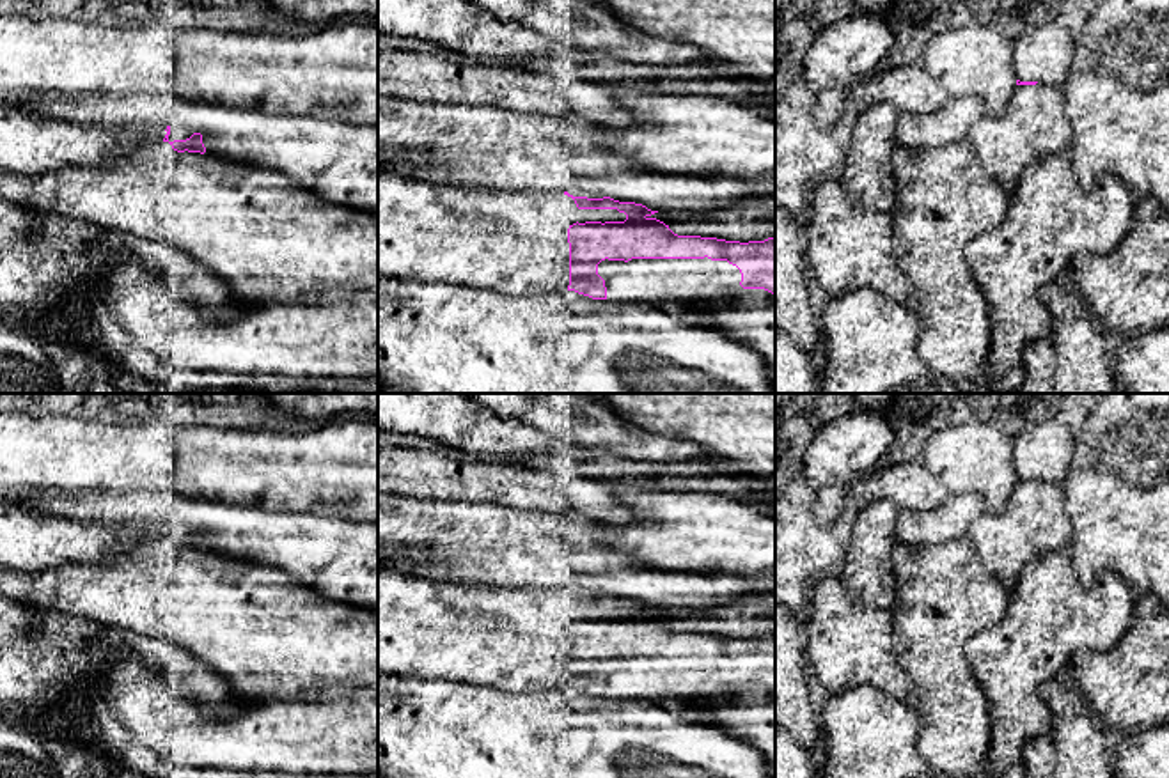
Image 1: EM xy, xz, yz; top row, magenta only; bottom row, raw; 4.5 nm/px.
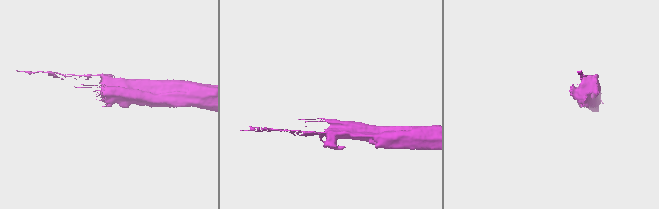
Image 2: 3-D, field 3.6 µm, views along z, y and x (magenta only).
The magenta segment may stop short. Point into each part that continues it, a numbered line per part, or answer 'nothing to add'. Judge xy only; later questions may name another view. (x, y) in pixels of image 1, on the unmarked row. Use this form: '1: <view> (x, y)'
1: xy (29, 541)

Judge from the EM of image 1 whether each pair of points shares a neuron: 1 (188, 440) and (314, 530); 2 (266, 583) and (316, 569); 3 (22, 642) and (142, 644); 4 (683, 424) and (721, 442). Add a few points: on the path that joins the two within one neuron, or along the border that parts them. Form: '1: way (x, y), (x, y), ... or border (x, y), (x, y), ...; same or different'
1: border (290, 511), (332, 513); different
2: border (281, 569), (293, 578); different
3: way (52, 642), (112, 642); same
4: way (692, 424), (703, 424), (712, 433); same

